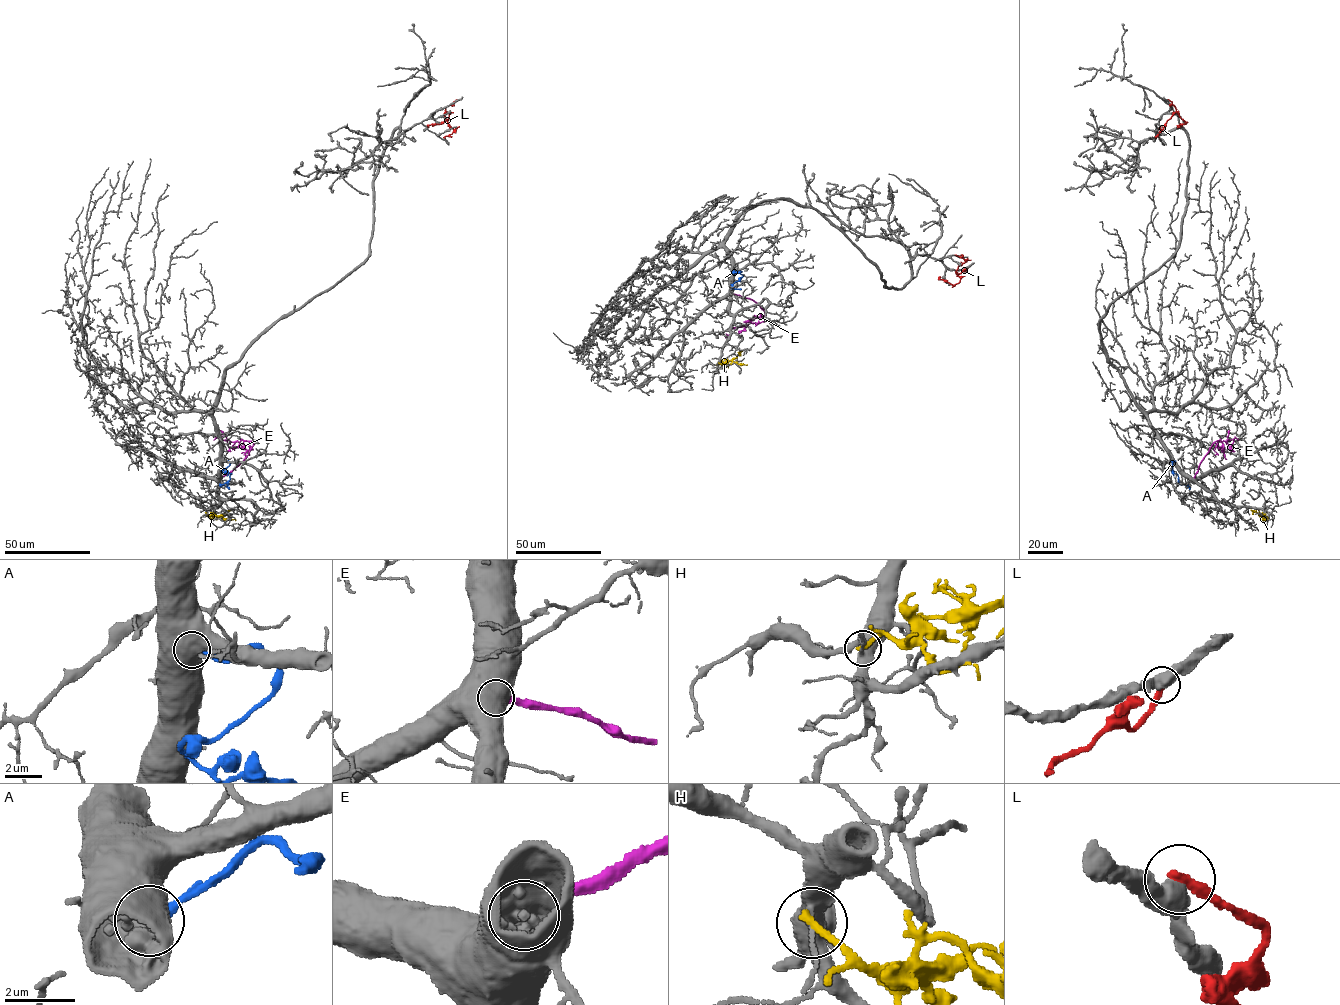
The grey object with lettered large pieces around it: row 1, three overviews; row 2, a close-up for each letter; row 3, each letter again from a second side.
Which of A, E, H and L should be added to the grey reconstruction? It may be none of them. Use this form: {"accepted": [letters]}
{"accepted": []}

